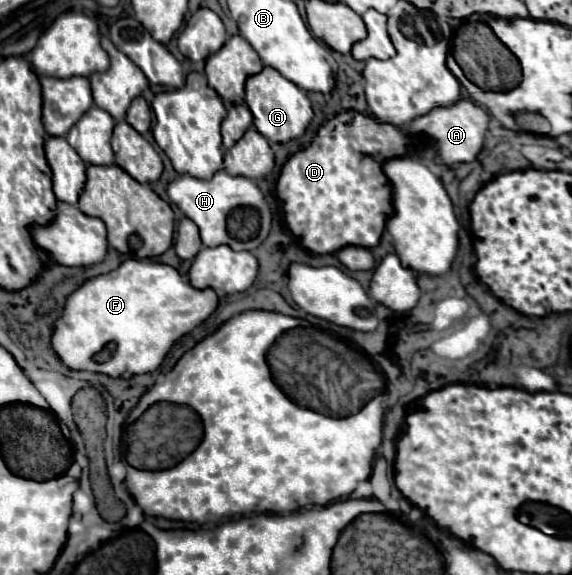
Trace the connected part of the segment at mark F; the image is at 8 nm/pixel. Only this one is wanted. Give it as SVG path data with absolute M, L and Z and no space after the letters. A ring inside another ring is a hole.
M126 259L124 263L118 265L118 269L84 281L82 287L78 287L66 297L64 311L54 321L50 345L54 353L60 357L60 361L74 371L92 371L92 373L104 373L110 377L128 379L132 375L156 371L162 365L170 347L182 335L190 333L196 325L200 325L216 309L216 305L218 305L218 297L212 289L198 291L190 287L190 283L184 281L174 267L156 261ZM108 343L116 345L112 357L106 363L92 361L92 355L98 353Z

